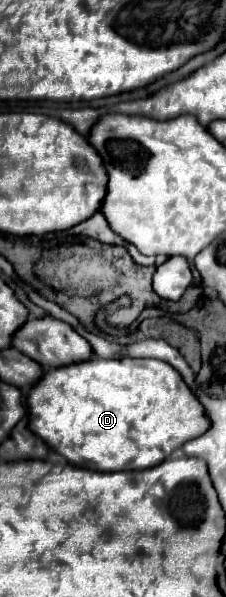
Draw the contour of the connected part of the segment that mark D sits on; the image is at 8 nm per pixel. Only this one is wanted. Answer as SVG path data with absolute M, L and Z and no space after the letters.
M93 356L89 360L49 370L41 376L27 394L29 430L37 434L51 450L59 452L73 466L93 472L121 472L153 468L173 450L181 448L191 438L201 436L209 428L205 410L183 382L181 374L161 360L117 358L105 360Z

